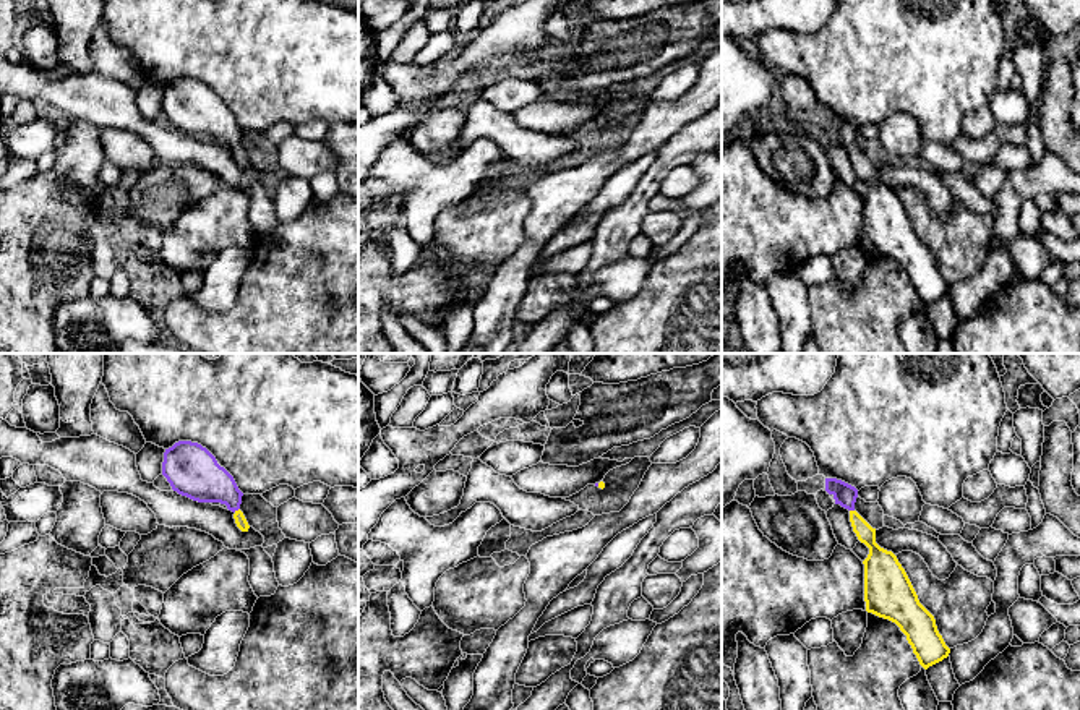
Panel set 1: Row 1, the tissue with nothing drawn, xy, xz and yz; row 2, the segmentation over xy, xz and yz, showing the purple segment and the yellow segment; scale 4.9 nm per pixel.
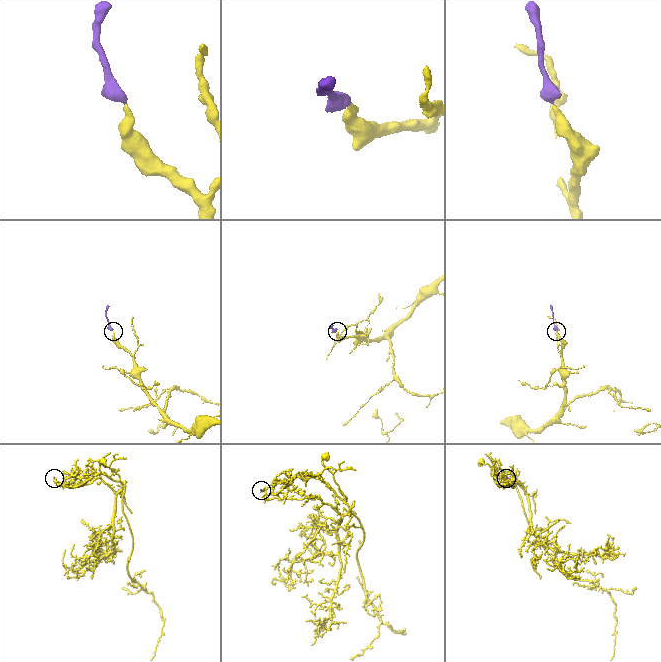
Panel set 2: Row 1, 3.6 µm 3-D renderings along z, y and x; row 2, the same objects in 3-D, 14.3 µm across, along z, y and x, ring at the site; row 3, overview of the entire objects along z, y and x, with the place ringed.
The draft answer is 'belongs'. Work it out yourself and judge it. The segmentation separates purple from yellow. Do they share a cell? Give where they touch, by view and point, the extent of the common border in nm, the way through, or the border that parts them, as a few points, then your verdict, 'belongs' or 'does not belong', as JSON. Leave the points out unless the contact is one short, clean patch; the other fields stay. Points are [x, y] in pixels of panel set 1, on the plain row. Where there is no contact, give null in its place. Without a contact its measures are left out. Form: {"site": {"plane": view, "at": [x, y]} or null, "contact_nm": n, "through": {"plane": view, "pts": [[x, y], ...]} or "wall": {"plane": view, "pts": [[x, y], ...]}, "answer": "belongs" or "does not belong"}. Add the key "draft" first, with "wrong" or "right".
{"draft": "right", "site": {"plane": "xy", "at": [235, 146]}, "contact_nm": 40, "through": {"plane": "xy", "pts": [[198, 112], [210, 119], [235, 146], [240, 158]]}, "answer": "belongs"}

